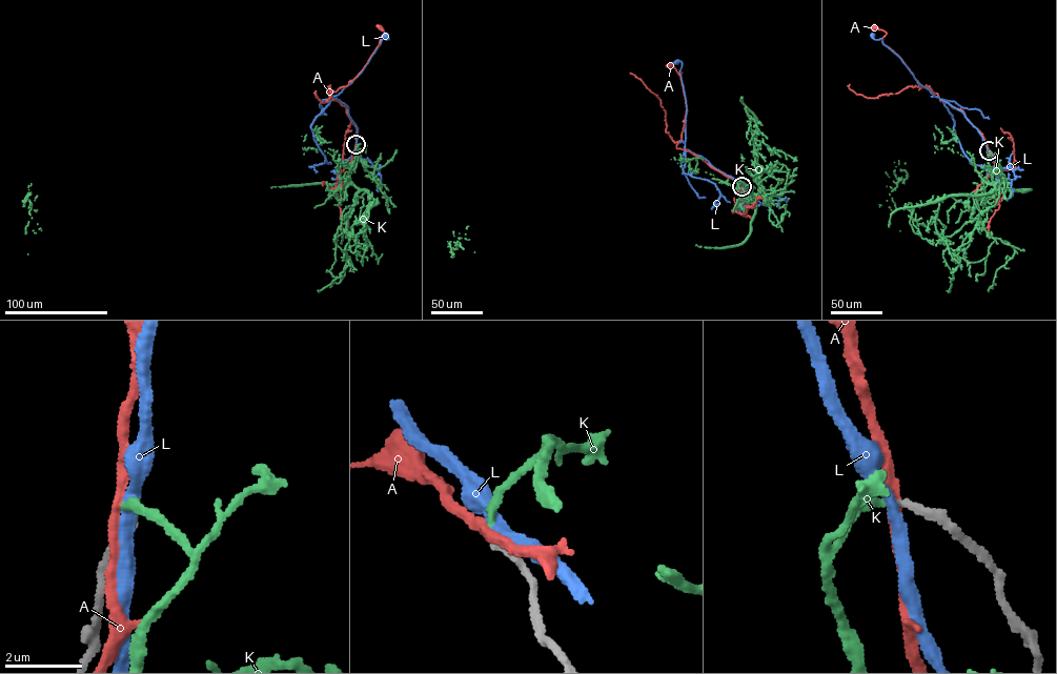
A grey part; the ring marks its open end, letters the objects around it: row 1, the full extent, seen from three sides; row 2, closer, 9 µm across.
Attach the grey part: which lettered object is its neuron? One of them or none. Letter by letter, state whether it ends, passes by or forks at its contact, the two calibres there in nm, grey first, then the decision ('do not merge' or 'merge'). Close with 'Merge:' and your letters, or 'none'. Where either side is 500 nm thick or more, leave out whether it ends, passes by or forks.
A: it passes by; calibres 220 and 280 nm; do not merge
K: it ends; calibres 200 and 200 nm; merge
L: it passes by; calibres 200 and 320 nm; do not merge
Merge: K

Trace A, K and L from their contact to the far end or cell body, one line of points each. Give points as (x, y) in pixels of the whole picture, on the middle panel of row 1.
A: (742, 186), (700, 158), (676, 147), (686, 108), (678, 74), (682, 73), (669, 65)
K: (742, 186), (756, 198), (750, 235), (737, 245), (453, 253), (452, 257), (449, 243)
L: (742, 186), (703, 157), (685, 149), (687, 110), (679, 73), (682, 62), (676, 61)

